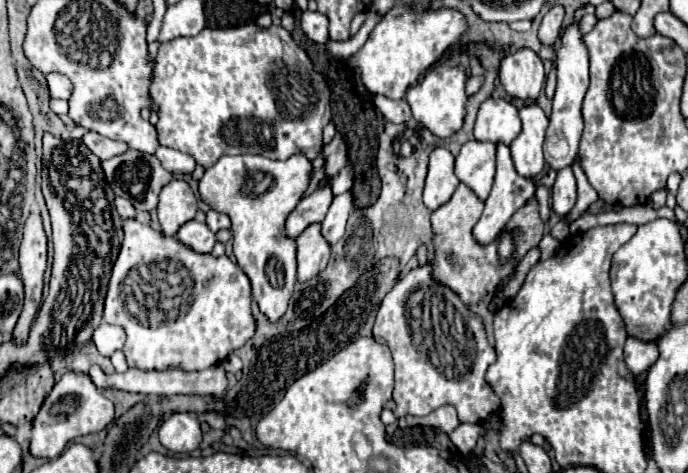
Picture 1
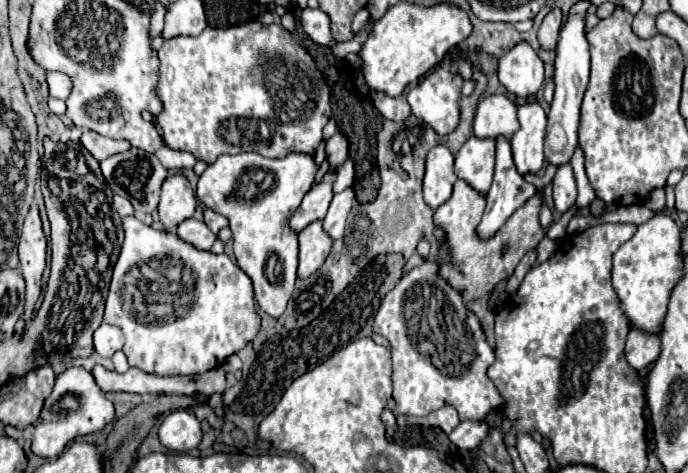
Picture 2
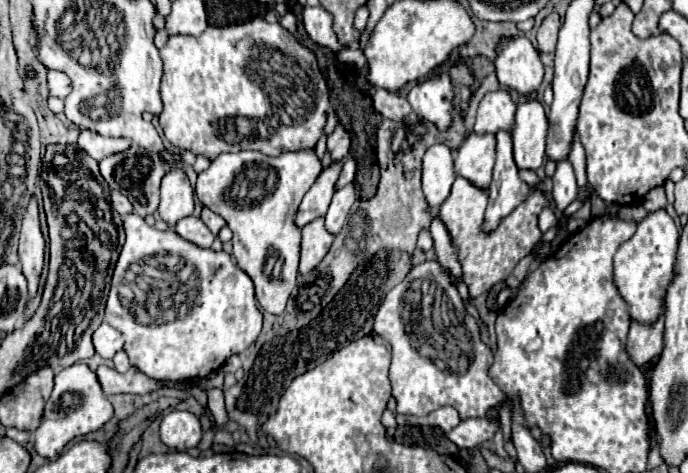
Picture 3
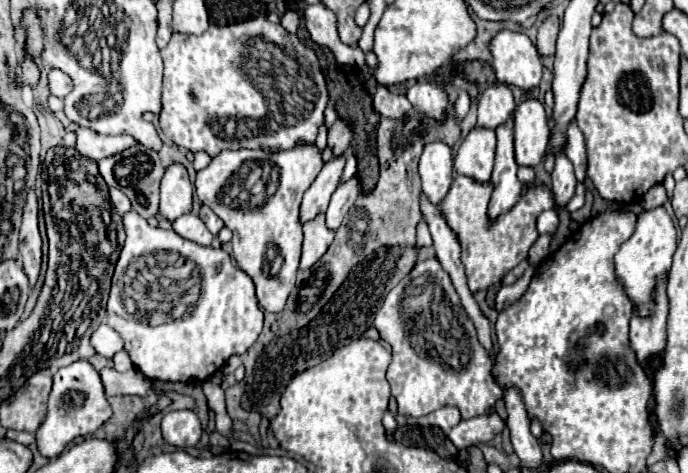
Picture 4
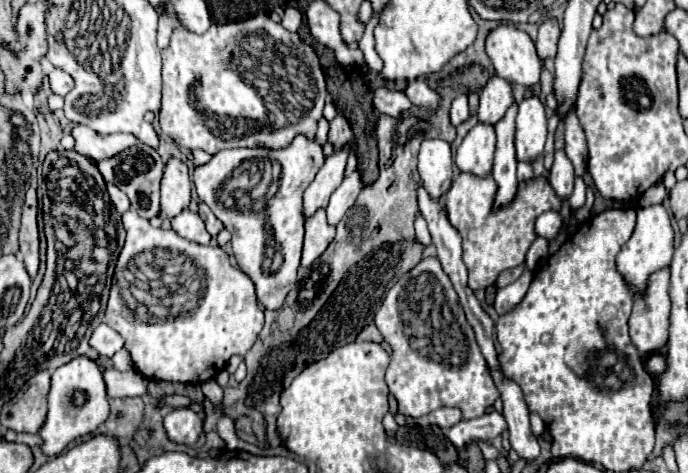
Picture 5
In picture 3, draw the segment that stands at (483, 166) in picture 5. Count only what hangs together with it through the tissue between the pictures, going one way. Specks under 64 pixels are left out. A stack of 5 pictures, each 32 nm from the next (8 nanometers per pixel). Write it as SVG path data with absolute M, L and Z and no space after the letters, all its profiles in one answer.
M468 134L454 156L456 174L468 178L472 184L480 188L488 188L494 166L494 148L494 134Z

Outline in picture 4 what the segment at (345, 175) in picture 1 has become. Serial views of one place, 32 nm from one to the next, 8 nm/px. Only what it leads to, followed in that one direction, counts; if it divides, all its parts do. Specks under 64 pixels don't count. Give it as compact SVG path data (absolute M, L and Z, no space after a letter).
M351 148L345 152L346 164L342 173L341 183L349 180L357 172L357 160Z

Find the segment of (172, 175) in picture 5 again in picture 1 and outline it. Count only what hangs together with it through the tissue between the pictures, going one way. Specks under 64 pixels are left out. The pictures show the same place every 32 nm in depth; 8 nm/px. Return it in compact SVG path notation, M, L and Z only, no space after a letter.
M174 176L160 192L158 202L158 220L162 224L162 232L166 236L172 236L178 232L180 224L194 218L198 210L198 200L188 186L186 180L180 176Z

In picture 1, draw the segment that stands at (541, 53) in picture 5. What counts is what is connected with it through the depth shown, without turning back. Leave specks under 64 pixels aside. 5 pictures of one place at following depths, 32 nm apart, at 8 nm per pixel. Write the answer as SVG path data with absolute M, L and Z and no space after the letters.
M554 6L542 20L540 30L538 30L538 38L544 46L554 46L554 42L558 40L560 28L562 28L562 20L564 20L564 8L562 6Z

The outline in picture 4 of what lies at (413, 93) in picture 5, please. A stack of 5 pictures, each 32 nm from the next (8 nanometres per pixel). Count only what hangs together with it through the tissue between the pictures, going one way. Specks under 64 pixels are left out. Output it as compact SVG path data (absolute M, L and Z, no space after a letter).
M416 80L408 92L406 98L412 102L412 106L420 112L426 112L430 118L442 118L446 110L446 92L438 84L430 84L426 80Z

